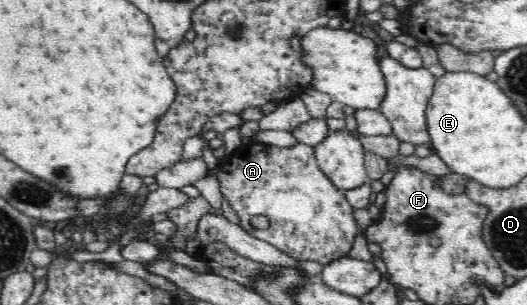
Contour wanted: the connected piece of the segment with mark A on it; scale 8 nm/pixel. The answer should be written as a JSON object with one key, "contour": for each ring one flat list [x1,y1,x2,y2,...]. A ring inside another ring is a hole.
{"contour":[[298,142,300,146,294,148,276,148,266,144,252,144,242,146,230,162,226,160,226,172,222,172,220,184,224,198,236,210,240,225,252,236,264,240,289,254,296,260,314,260,324,265,332,259,348,257,348,251,354,244,353,234,357,231,357,222,354,218,353,206,348,202,344,192,339,191,334,183,324,174,314,159,313,147],[253,216,266,216,270,227,258,230,252,226]]}

